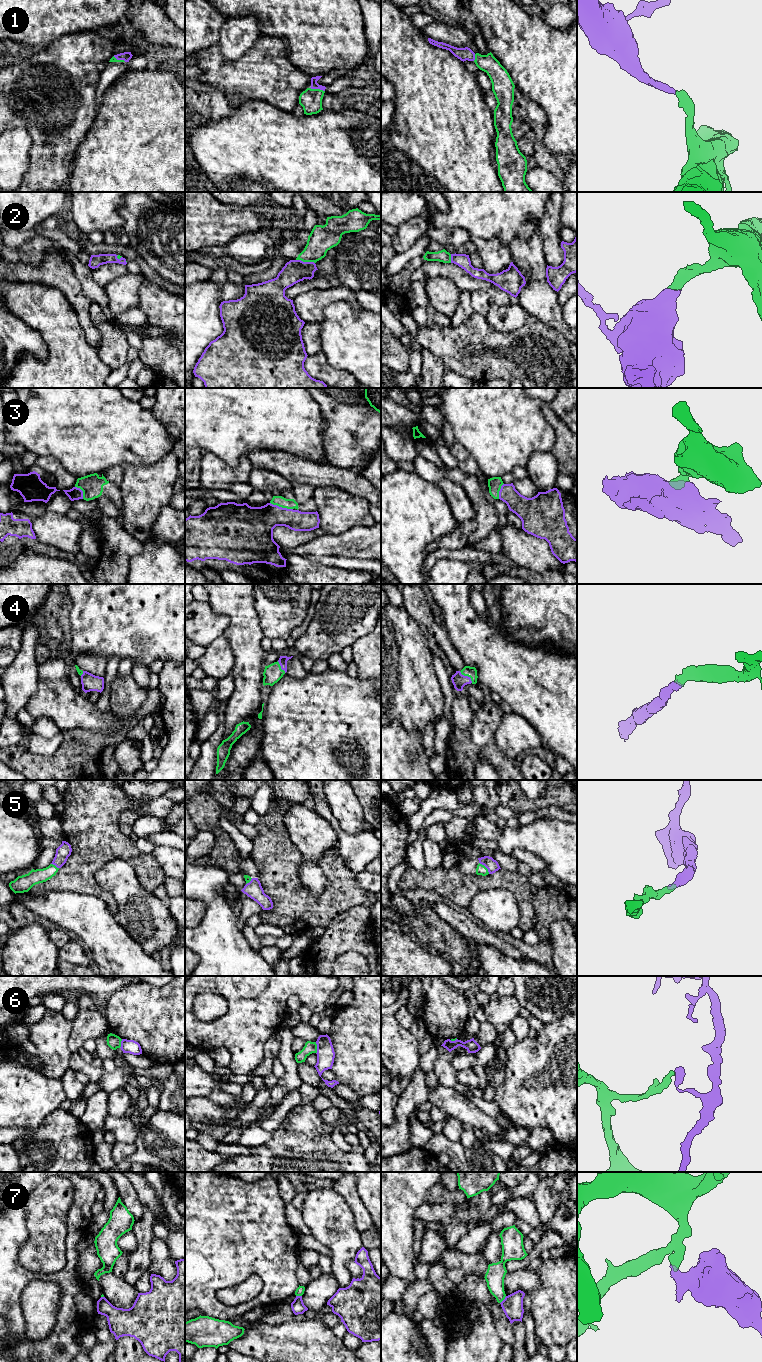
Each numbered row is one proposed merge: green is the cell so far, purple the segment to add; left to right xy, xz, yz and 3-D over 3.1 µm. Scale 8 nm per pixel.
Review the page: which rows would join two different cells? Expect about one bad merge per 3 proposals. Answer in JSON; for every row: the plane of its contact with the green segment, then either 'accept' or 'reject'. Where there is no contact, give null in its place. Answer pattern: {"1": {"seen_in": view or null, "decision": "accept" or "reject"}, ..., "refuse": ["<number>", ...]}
{"1": {"seen_in": "xz", "decision": "accept"}, "2": {"seen_in": "xz", "decision": "accept"}, "3": {"seen_in": "xz", "decision": "reject"}, "4": {"seen_in": "yz", "decision": "accept"}, "5": {"seen_in": "yz", "decision": "accept"}, "6": {"seen_in": "xz", "decision": "reject"}, "7": {"seen_in": "yz", "decision": "reject"}, "refuse": ["3", "6", "7"]}

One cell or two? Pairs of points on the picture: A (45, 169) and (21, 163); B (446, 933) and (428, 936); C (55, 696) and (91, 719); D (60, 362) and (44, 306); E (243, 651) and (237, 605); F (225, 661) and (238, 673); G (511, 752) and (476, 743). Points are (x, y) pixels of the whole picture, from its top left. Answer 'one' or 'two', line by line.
A: two
B: one
C: one
D: one
E: one
F: two
G: two

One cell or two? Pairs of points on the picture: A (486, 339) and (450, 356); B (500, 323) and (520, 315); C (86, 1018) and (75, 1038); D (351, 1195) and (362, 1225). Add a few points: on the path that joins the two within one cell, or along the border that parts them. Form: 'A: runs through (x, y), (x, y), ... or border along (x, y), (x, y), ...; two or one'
A: runs through (477, 346), (472, 349), (459, 349); one
B: runs through (505, 321), (515, 316); one
C: runs through (86, 1023), (80, 1033); one
D: runs through (355, 1202), (362, 1218); one

